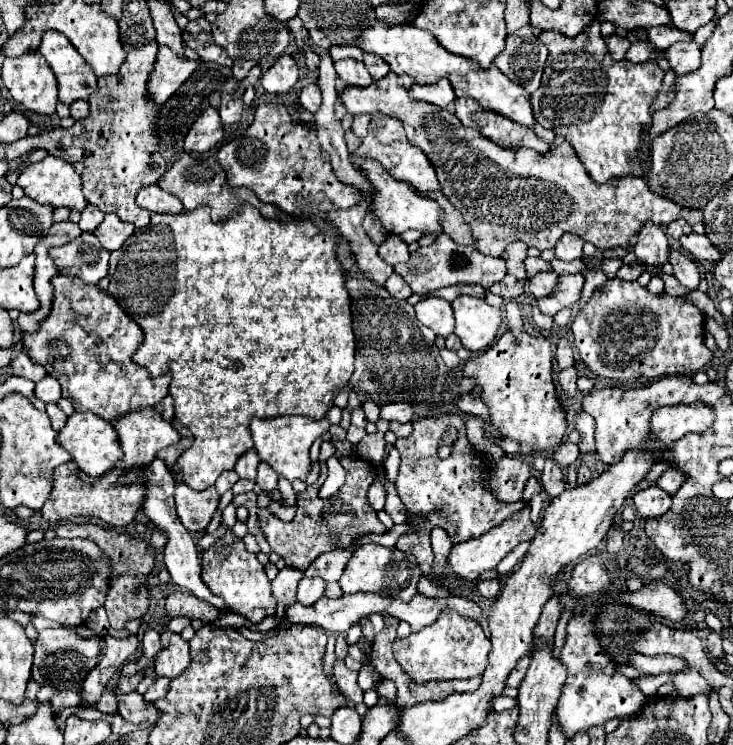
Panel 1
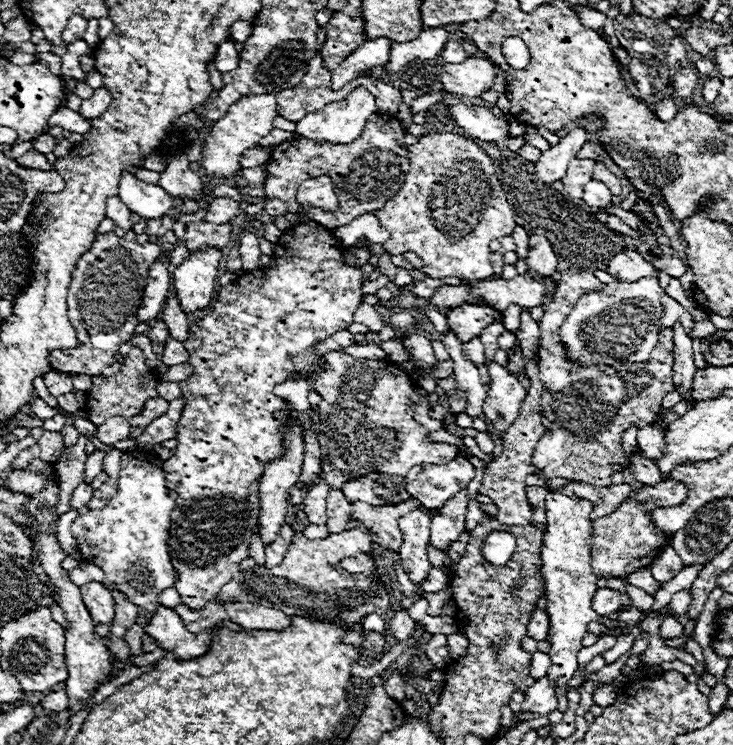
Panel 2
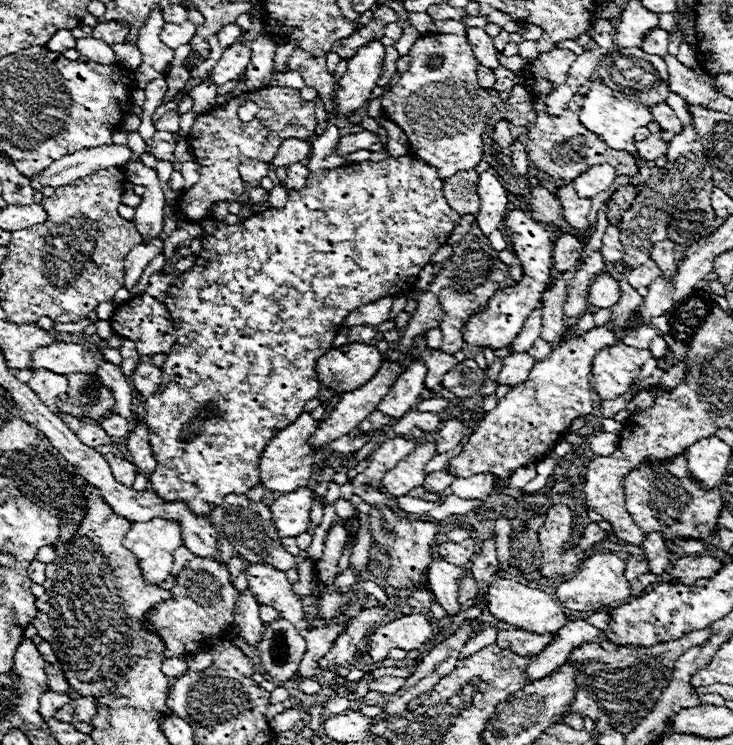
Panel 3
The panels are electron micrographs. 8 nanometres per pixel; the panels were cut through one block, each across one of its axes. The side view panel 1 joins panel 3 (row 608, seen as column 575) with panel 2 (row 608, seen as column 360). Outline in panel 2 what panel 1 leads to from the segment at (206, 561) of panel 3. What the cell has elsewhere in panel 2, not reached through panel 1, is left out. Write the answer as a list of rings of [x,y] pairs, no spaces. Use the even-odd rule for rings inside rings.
[[[100,582],[84,584],[80,586],[80,592],[94,622],[110,624],[114,620],[114,598]]]

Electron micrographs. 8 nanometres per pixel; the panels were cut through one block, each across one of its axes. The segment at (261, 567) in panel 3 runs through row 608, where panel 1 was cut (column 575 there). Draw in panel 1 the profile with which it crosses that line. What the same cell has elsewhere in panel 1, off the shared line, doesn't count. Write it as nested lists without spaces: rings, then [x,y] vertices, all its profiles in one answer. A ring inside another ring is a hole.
[[[560,276],[560,284],[554,288],[554,292],[546,298],[538,300],[538,308],[544,316],[554,316],[558,310],[566,306],[574,306],[580,300],[580,292],[584,286],[584,276]]]

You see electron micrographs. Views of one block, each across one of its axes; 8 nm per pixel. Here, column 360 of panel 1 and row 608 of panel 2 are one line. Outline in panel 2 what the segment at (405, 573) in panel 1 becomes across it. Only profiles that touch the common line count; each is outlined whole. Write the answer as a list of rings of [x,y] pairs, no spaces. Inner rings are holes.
[[[550,492],[546,496],[546,534],[544,534],[544,548],[542,548],[542,576],[544,576],[544,590],[548,600],[548,616],[550,616],[550,632],[548,642],[550,646],[550,668],[548,678],[554,684],[558,696],[558,710],[566,712],[568,700],[568,680],[578,670],[576,654],[582,648],[582,638],[590,620],[598,620],[598,614],[592,610],[592,596],[598,590],[596,576],[592,574],[592,502],[560,496],[558,492]]]

